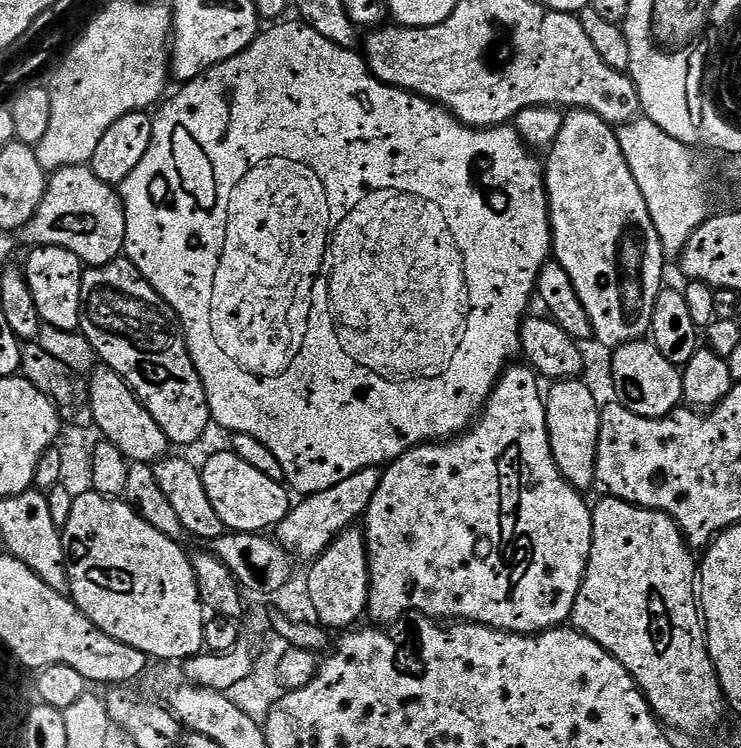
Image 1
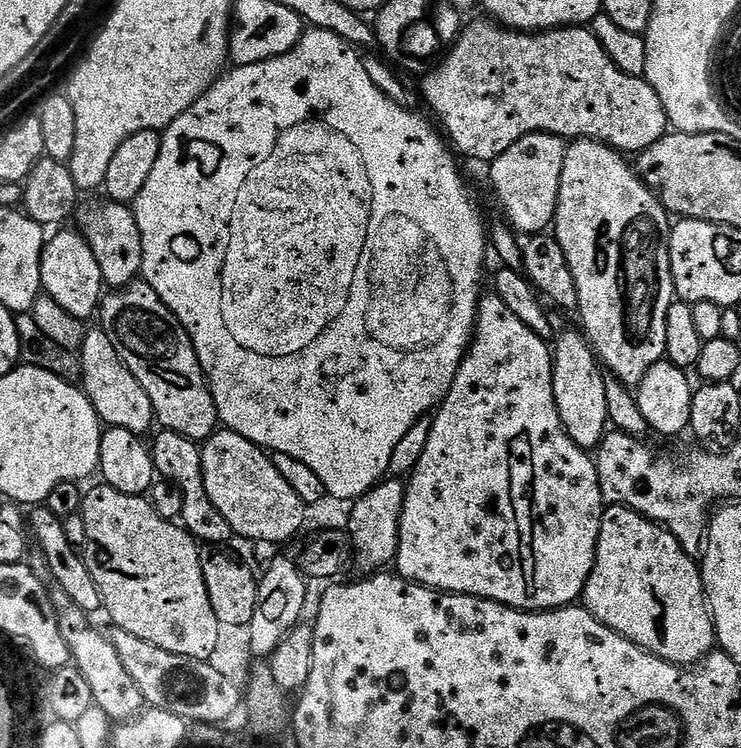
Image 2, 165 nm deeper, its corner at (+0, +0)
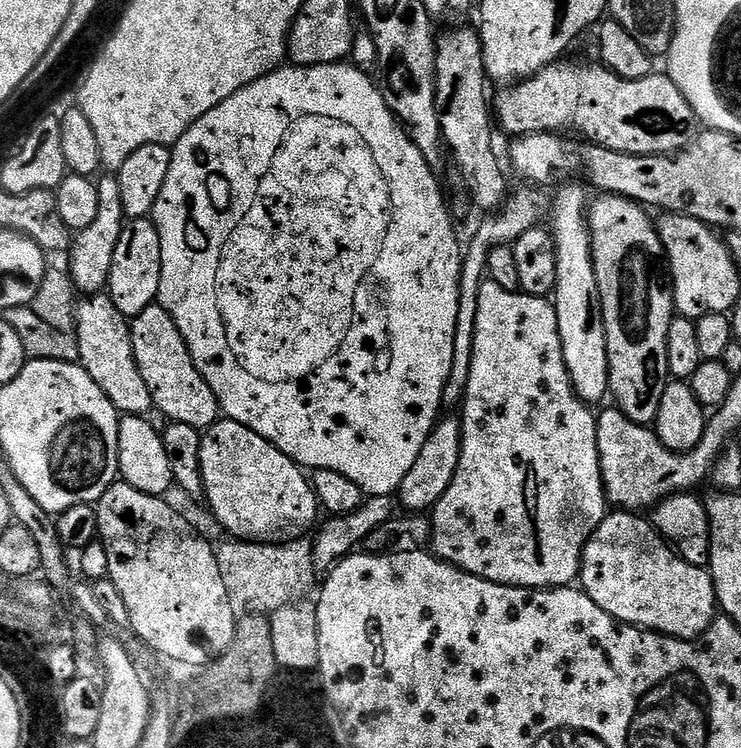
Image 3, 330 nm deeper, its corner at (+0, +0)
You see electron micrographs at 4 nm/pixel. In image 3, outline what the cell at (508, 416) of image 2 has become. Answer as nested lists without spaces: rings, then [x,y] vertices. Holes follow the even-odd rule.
[[[485,279],[478,290],[477,322],[474,326],[473,356],[470,366],[468,389],[462,401],[462,427],[460,429],[460,461],[452,479],[452,485],[442,494],[435,508],[430,512],[430,548],[440,559],[474,574],[483,580],[498,582],[515,588],[562,588],[571,585],[580,575],[580,561],[584,545],[591,540],[596,527],[606,515],[604,479],[600,473],[600,455],[596,441],[597,413],[576,397],[572,389],[570,374],[563,360],[562,340],[559,338],[556,308],[551,299],[530,296],[519,290],[507,292],[491,279]]]

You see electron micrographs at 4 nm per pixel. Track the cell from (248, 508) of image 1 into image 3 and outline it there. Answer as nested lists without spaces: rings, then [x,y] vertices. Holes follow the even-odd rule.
[[[220,418],[203,429],[200,472],[203,495],[208,498],[217,522],[233,537],[261,544],[283,544],[303,537],[316,520],[316,491],[305,469],[238,422]]]

